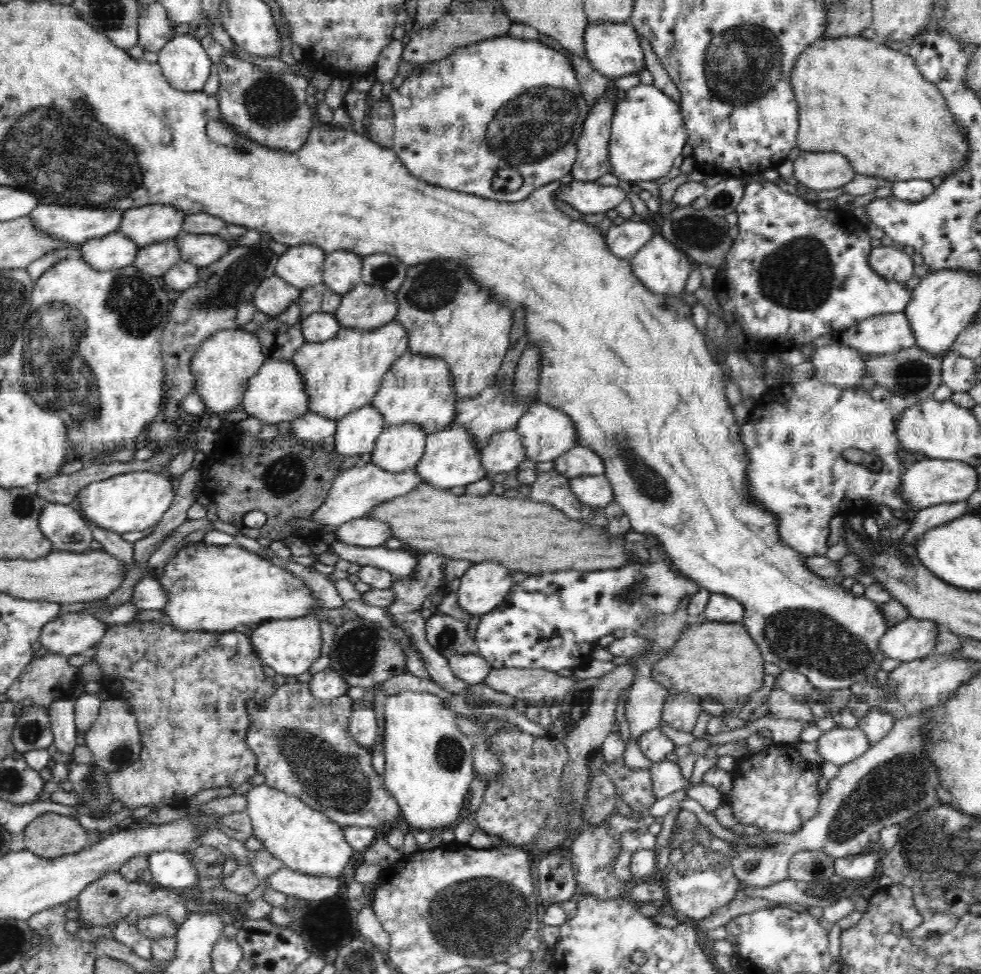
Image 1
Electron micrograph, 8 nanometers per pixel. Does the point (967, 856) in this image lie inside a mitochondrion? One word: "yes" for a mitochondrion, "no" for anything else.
yes

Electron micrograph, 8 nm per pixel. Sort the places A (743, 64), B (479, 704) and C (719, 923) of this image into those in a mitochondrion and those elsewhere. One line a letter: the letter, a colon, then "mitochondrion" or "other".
A: mitochondrion
B: other
C: other

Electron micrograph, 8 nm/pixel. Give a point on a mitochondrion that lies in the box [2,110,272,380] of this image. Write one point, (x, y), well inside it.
(133, 304)

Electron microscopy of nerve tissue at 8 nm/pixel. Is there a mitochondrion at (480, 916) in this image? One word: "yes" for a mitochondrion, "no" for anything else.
yes

